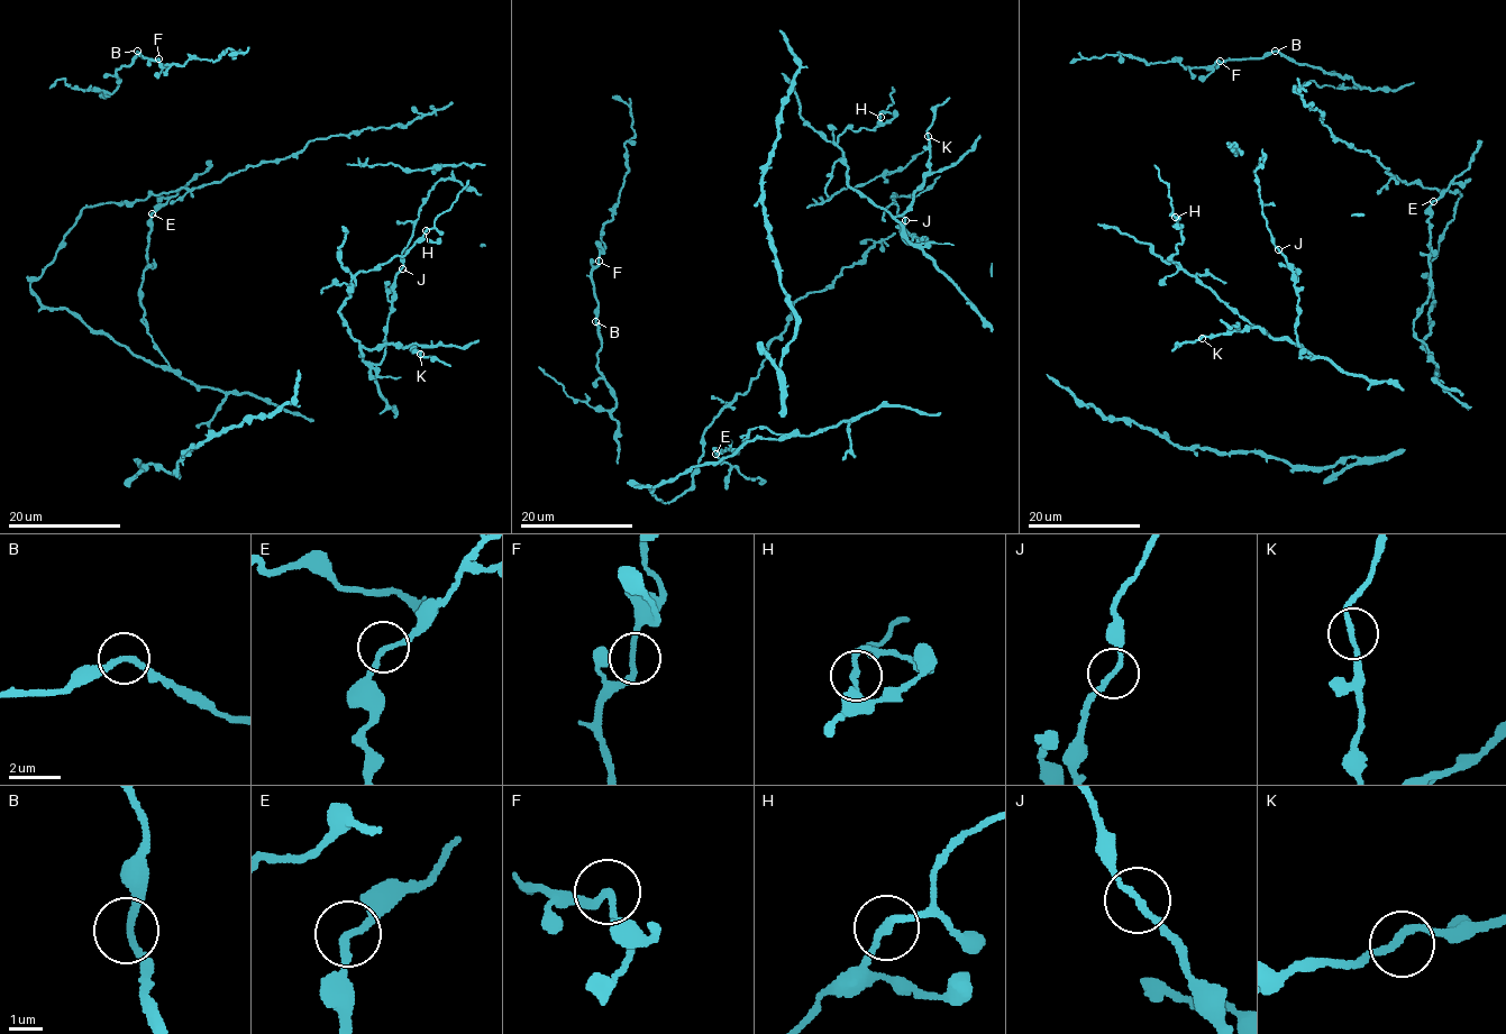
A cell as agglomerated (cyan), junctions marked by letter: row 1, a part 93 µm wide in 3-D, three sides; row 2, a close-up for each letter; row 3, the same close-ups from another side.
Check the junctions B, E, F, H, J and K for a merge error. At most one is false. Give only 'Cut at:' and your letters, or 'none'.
Cut at: none

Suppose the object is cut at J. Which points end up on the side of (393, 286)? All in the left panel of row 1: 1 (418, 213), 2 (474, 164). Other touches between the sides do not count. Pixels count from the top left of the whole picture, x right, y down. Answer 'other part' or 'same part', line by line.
1: other part
2: same part

